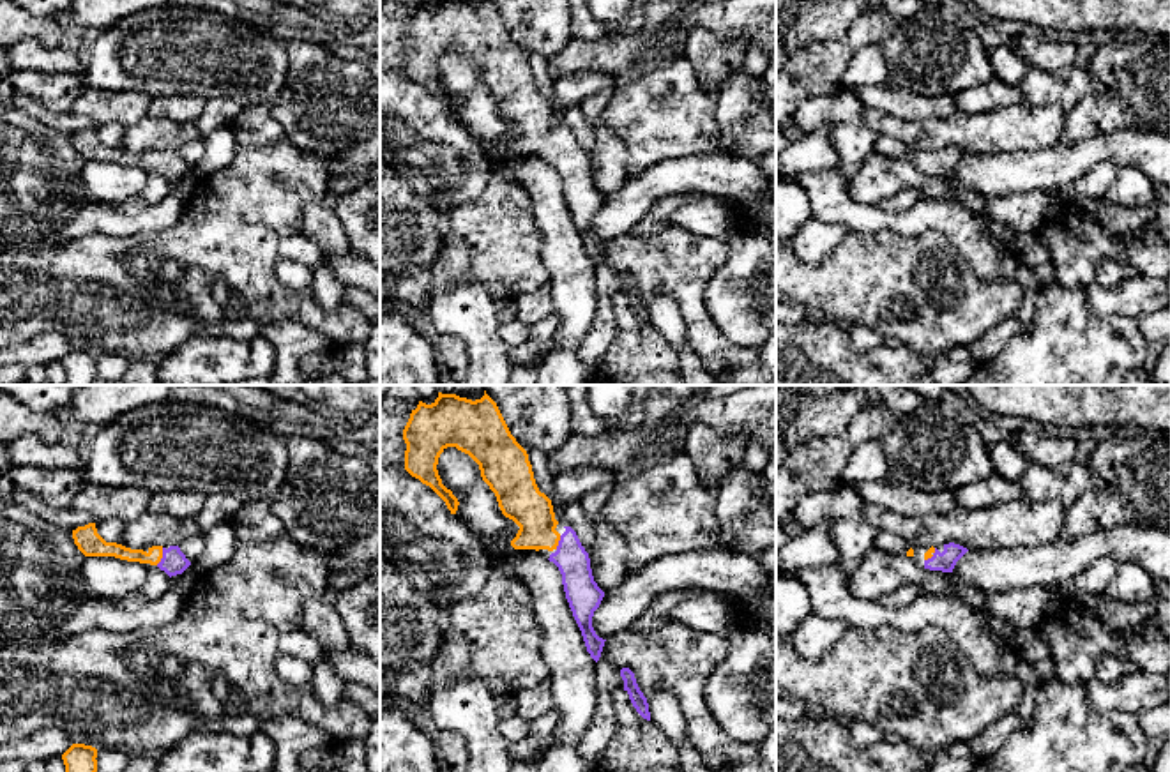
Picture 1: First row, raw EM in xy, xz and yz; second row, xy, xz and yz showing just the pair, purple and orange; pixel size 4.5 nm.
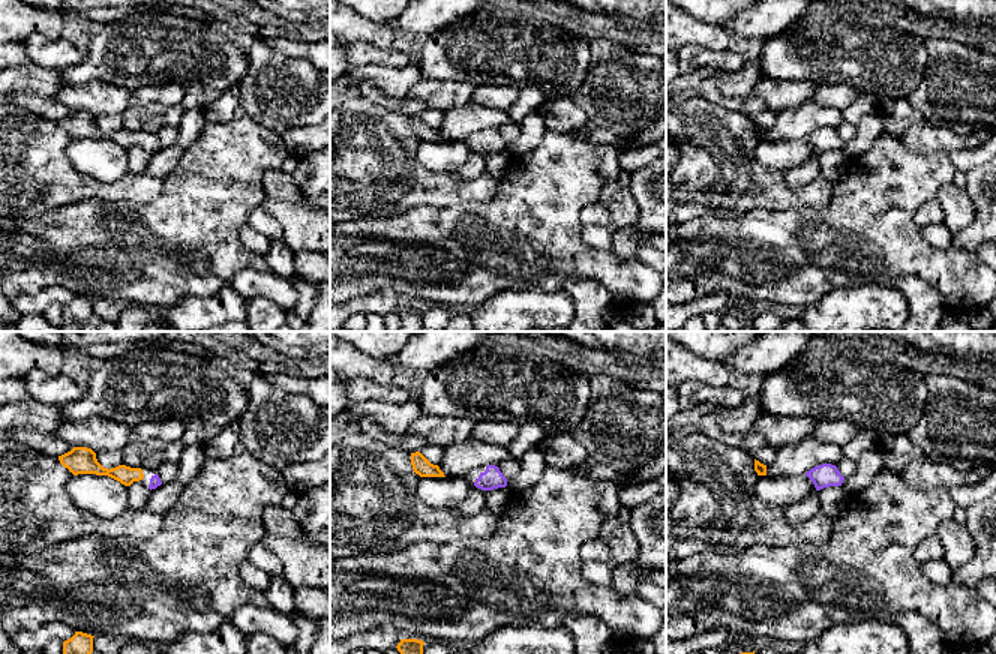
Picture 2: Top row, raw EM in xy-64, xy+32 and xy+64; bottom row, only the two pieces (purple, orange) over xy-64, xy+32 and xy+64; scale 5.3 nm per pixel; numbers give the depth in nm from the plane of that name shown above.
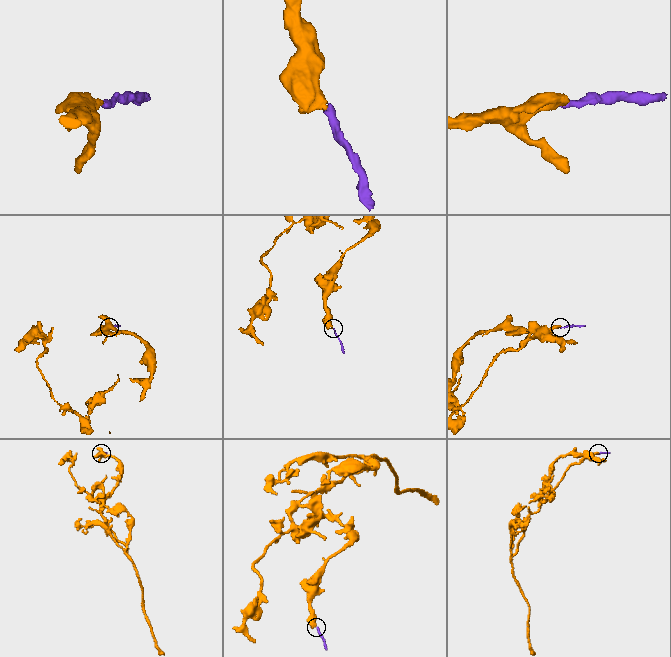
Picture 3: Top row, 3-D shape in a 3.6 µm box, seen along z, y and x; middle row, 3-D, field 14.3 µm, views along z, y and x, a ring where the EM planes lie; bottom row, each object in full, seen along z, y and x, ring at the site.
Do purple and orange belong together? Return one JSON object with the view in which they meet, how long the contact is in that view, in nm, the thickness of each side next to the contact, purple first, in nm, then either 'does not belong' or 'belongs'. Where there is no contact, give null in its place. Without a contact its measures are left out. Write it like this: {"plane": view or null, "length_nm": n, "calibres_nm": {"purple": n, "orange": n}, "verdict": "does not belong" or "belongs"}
{"plane": "xy", "length_nm": 90, "calibres_nm": {"purple": 120, "orange": 70}, "verdict": "belongs"}

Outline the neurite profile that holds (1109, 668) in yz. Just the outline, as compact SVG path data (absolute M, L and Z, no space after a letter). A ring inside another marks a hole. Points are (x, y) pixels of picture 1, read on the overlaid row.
M1105 654L1096 664L1096 678L1101 682L1113 682L1136 671L1135 664L1121 655Z

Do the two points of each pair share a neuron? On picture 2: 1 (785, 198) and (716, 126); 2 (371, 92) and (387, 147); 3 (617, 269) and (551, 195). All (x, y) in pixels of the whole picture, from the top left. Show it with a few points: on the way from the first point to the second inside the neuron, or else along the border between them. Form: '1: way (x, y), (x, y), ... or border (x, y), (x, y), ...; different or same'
1: way (765, 186), (725, 146); same
2: border (353, 92), (407, 116); different
3: way (594, 263), (551, 222), (551, 218); same

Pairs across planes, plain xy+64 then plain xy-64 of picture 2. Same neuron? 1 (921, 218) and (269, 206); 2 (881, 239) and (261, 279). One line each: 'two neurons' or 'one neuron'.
1: two neurons
2: two neurons

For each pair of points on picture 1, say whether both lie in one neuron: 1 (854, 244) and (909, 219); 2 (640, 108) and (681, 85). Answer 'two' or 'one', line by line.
1: two
2: one

